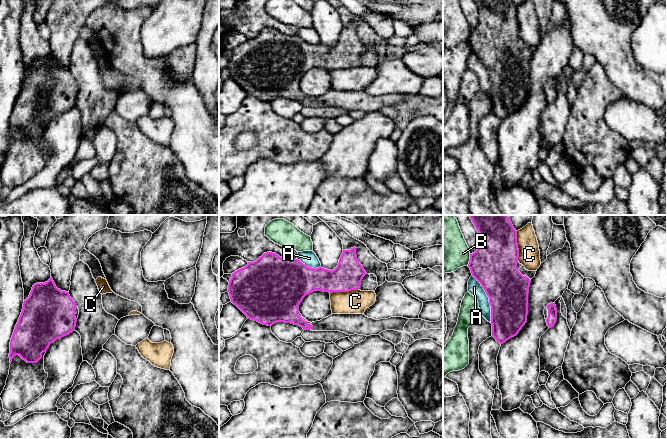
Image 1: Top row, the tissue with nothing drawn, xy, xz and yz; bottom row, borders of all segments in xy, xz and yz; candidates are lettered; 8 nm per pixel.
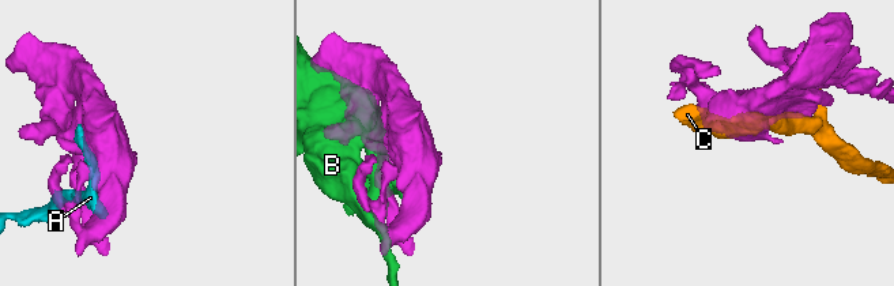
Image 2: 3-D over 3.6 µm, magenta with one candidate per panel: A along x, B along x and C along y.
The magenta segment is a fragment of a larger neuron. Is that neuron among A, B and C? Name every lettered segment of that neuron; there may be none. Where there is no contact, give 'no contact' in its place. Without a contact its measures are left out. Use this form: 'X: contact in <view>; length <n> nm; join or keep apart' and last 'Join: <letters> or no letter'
A: contact in yz; length 420 nm; keep apart
B: contact in yz; length 100 nm; keep apart
C: contact in yz; length 240 nm; keep apart
Join: no letter

